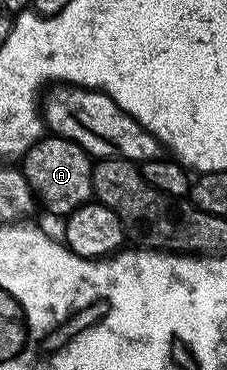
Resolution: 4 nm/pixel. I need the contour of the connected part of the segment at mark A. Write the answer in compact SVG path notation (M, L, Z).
M44 136L28 148L21 159L21 169L27 178L32 194L38 205L44 206L51 214L66 216L93 198L93 159L68 138Z

